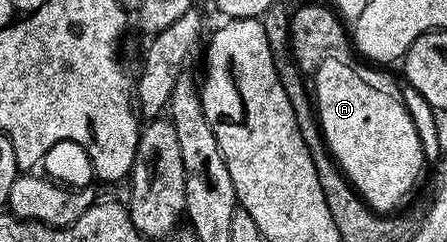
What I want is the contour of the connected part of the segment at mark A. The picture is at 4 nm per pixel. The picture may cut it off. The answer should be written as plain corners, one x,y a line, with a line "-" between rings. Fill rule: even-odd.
325,59
325,63
321,63
321,67
313,75
313,104
331,156
368,206
380,214
387,215
390,214
390,209
397,208
410,195
419,172
425,167
422,143
402,100
396,94
394,97
393,94
370,85
357,70
355,65
346,65
337,59

